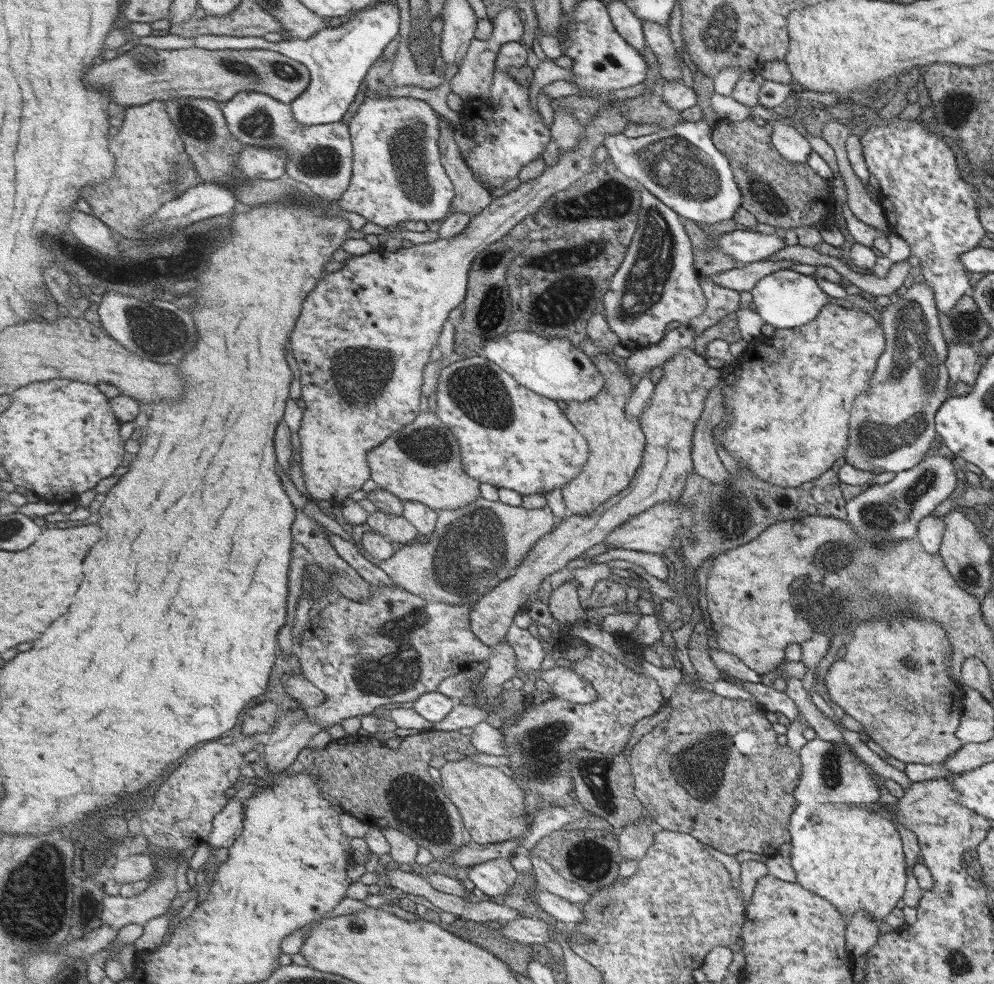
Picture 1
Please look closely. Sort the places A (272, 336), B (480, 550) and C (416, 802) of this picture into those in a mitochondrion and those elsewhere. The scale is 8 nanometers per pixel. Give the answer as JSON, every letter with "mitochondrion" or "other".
{"A":"other","B":"mitochondrion","C":"mitochondrion"}

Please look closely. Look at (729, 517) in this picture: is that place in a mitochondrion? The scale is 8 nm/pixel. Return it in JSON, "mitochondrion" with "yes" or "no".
{"mitochondrion":"yes"}

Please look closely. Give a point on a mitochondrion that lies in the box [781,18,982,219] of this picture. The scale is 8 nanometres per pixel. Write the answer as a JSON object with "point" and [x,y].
{"point":[959,113]}

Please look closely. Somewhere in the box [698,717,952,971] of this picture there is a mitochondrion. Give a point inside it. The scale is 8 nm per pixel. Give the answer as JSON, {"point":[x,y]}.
{"point":[830,769]}

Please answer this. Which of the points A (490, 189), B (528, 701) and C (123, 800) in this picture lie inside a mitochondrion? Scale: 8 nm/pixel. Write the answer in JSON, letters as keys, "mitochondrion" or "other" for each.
{"A":"other","B":"other","C":"other"}

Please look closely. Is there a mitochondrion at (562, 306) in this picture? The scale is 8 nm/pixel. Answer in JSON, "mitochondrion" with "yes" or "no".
{"mitochondrion":"yes"}

